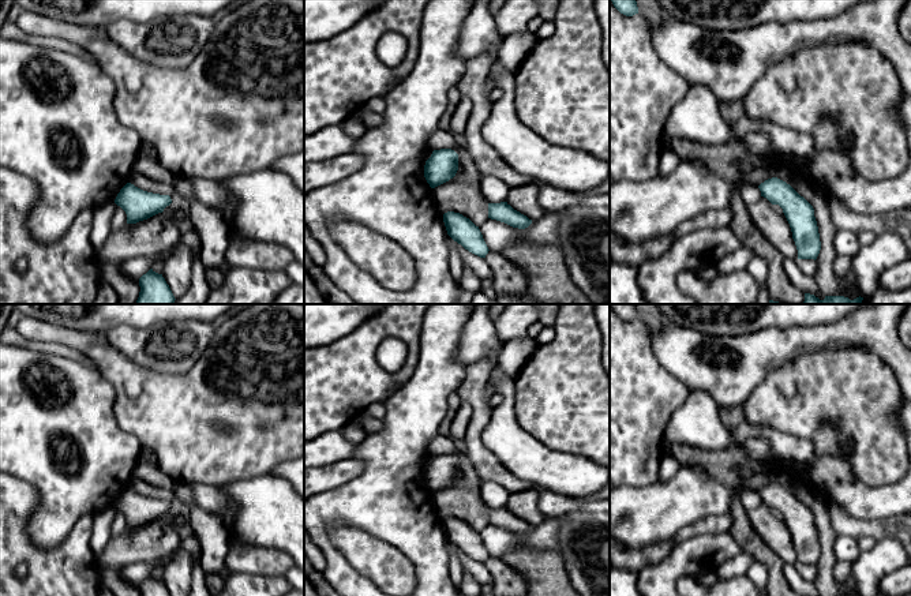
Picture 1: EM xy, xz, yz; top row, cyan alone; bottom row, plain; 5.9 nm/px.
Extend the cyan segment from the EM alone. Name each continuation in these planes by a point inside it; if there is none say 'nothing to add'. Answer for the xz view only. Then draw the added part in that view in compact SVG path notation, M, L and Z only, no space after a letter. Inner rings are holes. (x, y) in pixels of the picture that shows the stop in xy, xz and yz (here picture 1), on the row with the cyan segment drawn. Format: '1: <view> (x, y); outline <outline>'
nothing to add

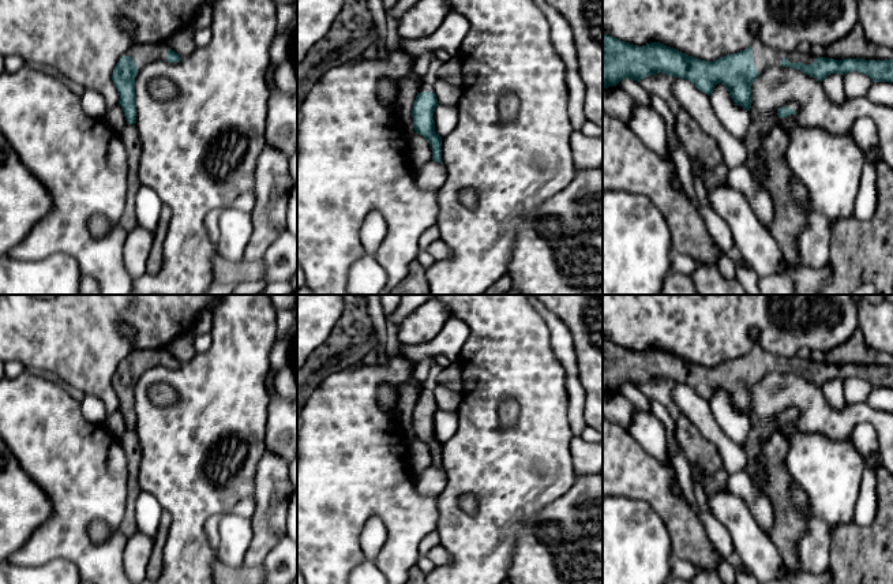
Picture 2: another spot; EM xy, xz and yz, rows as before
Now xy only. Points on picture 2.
1: xy (142, 53); outline M134 44L124 56L131 56L140 71L145 65L151 61L162 60L166 61L168 44Z

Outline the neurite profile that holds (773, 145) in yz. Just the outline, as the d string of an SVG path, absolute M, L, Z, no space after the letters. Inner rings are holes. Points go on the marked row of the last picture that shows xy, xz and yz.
M773 127L761 141L758 157L766 164L768 175L765 179L759 179L753 175L754 181L762 188L768 190L774 203L773 220L766 225L766 229L778 243L785 262L791 267L799 267L799 251L796 246L796 237L803 231L806 220L810 213L810 205L807 198L807 188L803 183L793 179L788 164L785 161L785 150L789 143L789 134L780 127Z

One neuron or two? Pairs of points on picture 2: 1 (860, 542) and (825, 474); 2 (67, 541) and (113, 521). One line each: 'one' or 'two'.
1: two
2: one

